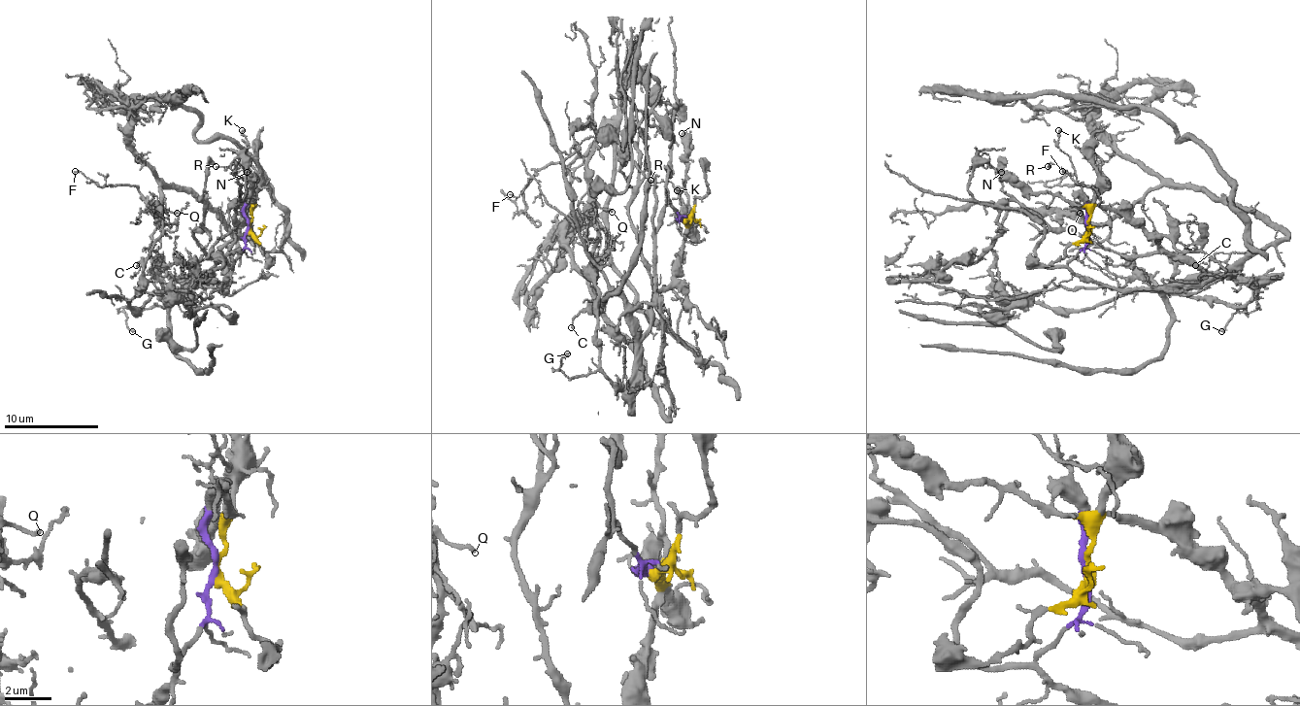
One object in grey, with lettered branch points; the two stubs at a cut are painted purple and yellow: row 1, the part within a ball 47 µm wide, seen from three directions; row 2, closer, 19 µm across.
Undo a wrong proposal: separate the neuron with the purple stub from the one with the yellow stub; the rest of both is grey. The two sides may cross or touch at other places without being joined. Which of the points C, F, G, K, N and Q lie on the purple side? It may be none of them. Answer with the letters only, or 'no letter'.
F, K, Q

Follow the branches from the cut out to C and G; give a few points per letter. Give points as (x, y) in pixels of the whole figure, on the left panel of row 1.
C: (249, 228), (250, 205), (239, 235), (183, 291), (163, 289), (161, 263), (148, 258), (135, 266)
G: (249, 228), (250, 205), (239, 235), (168, 306), (126, 308), (126, 324), (133, 331)

